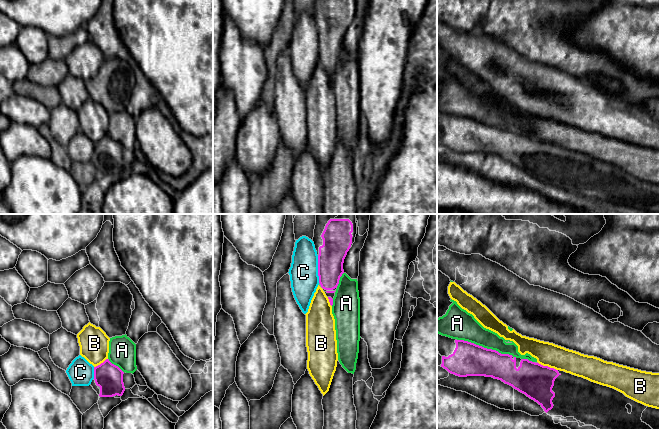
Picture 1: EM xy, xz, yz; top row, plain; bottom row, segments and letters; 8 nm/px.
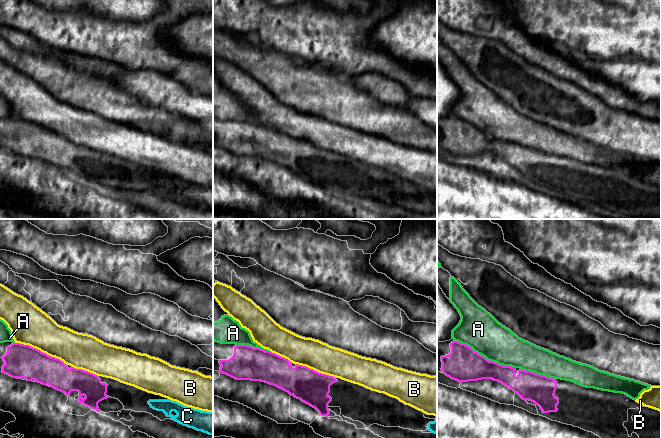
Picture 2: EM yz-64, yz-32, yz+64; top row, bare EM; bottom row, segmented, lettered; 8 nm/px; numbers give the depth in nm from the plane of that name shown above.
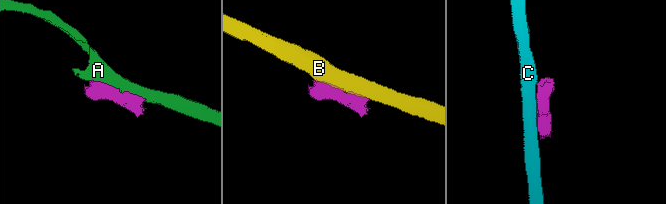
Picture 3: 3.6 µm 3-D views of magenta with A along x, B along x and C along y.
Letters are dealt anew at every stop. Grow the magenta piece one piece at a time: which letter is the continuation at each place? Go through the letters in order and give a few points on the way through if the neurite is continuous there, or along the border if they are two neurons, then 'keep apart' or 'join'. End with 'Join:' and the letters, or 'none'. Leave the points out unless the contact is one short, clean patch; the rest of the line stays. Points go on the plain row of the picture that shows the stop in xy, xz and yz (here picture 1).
A: keep apart
B: keep apart
C: keep apart
Join: none

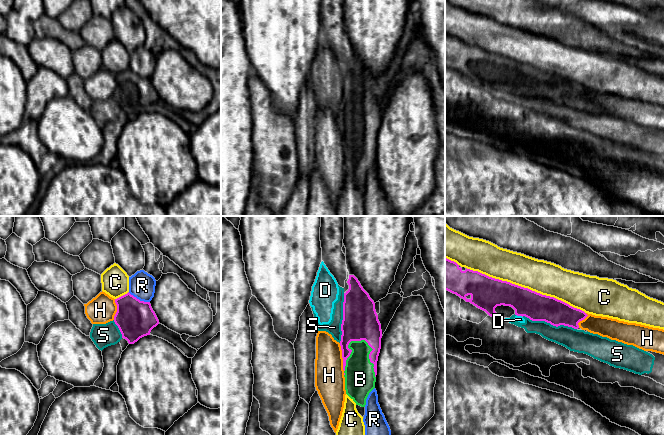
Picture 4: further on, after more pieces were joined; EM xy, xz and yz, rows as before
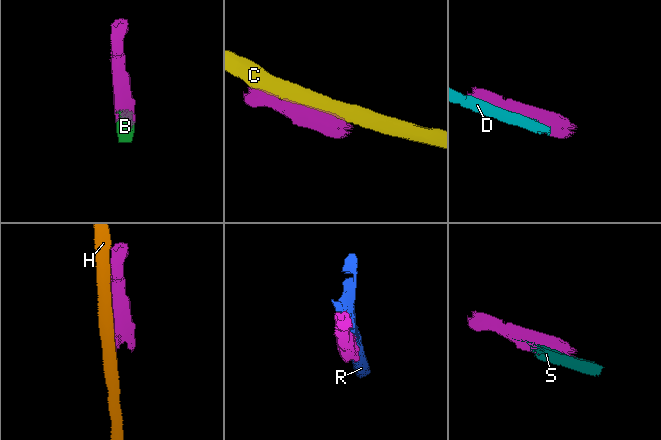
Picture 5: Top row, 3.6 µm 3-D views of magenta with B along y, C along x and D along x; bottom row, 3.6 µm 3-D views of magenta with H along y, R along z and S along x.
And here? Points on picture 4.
B: join
C: keep apart
D: along yz (516, 90), (522, 93) | keep apart
H: keep apart
R: keep apart
S: keep apart
Join: B

